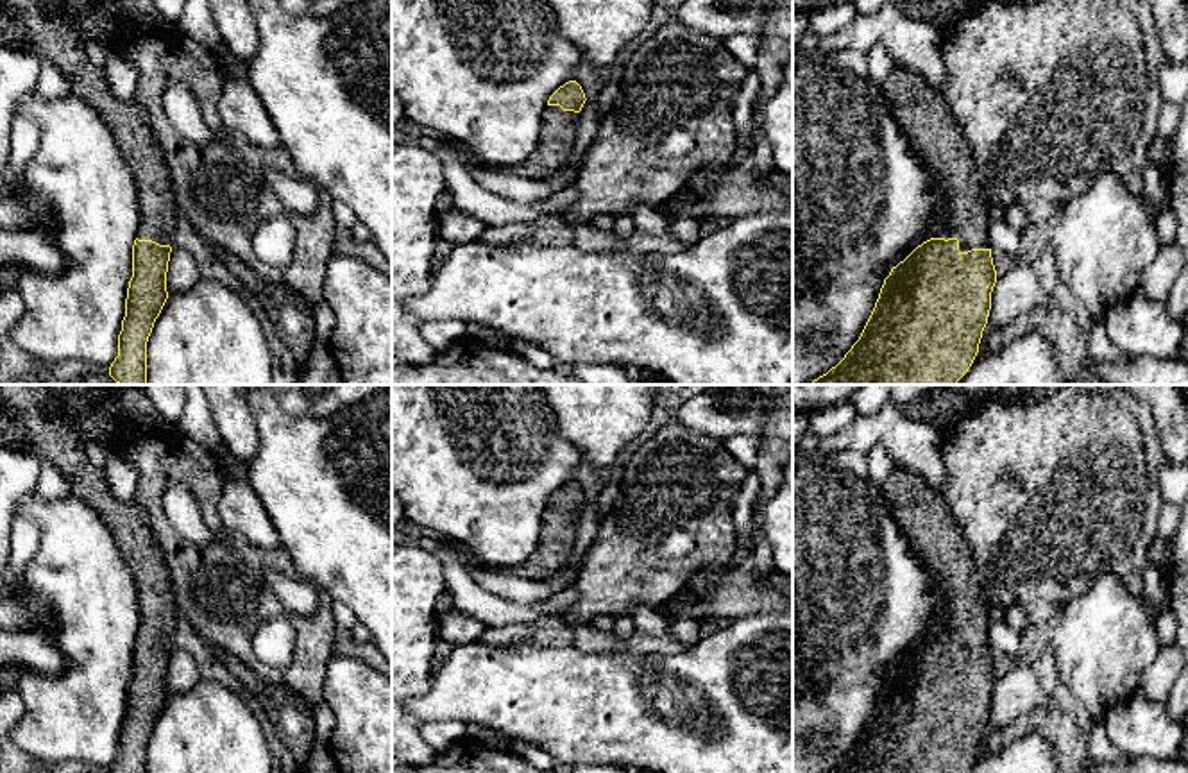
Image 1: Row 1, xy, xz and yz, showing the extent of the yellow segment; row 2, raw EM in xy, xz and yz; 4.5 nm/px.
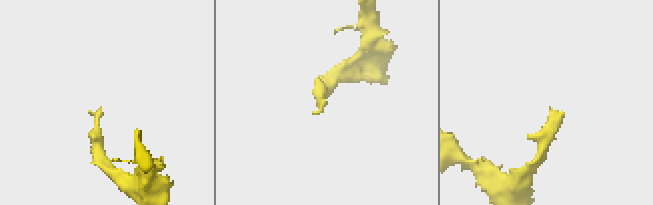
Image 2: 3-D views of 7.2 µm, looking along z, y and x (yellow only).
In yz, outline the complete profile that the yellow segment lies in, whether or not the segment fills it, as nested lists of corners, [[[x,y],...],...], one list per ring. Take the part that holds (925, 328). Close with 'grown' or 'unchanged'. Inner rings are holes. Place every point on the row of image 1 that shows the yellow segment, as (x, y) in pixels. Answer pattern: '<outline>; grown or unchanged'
[[[893,63],[882,91],[911,149],[936,177],[938,188],[945,195],[948,224],[891,268],[859,340],[836,367],[810,385],[955,385],[979,353],[997,283],[988,242],[989,204],[982,193],[973,154],[943,95],[921,73],[898,63]]]; grown

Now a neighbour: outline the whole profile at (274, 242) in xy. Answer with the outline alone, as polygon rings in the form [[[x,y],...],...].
[[[276,217],[258,227],[252,245],[263,263],[284,268],[293,258],[295,231],[288,218]]]

